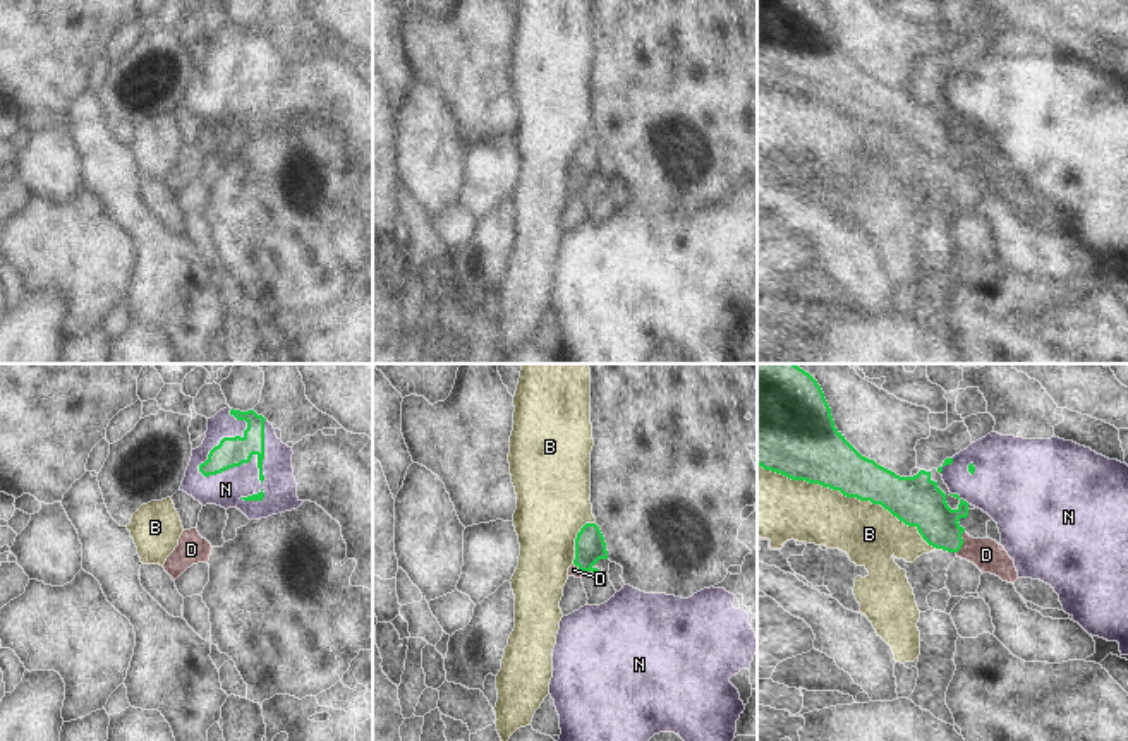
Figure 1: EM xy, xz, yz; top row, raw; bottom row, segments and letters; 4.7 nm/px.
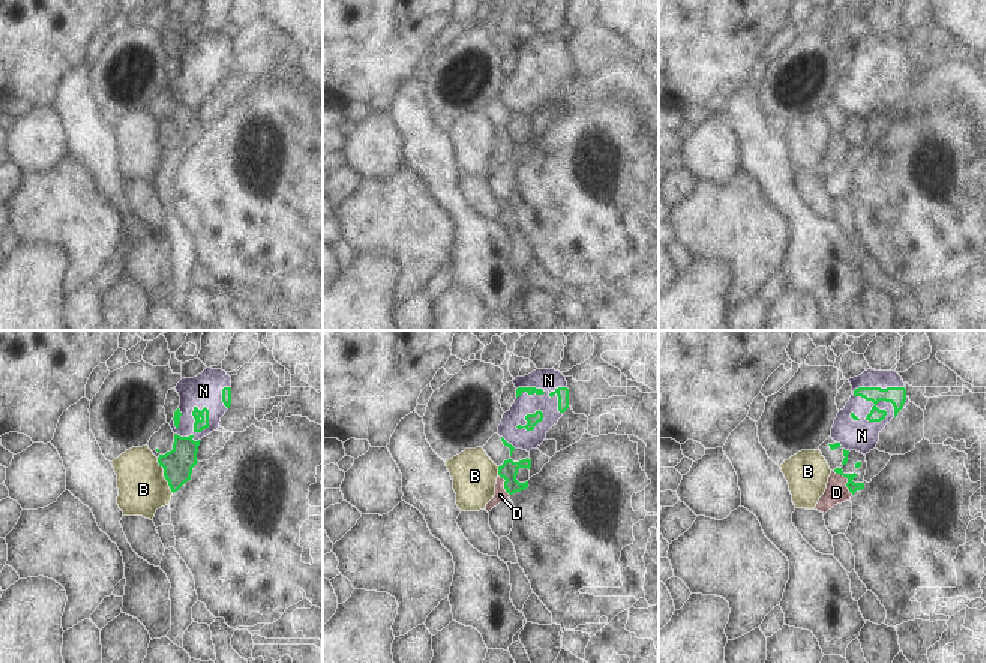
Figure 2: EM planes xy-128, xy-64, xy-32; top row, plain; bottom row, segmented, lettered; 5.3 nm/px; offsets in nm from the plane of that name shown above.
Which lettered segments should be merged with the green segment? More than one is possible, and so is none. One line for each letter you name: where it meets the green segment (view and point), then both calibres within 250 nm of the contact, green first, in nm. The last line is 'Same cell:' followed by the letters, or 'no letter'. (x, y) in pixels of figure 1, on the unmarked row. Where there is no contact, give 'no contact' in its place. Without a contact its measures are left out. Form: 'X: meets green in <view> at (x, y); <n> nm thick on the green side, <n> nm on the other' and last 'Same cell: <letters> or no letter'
D: meets green in yz at (962, 158); 220 nm thick on the green side, 150 nm on the other
Same cell: D

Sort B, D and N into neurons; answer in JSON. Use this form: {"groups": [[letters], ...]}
{"groups": [["B"], ["D"], ["N"]]}

